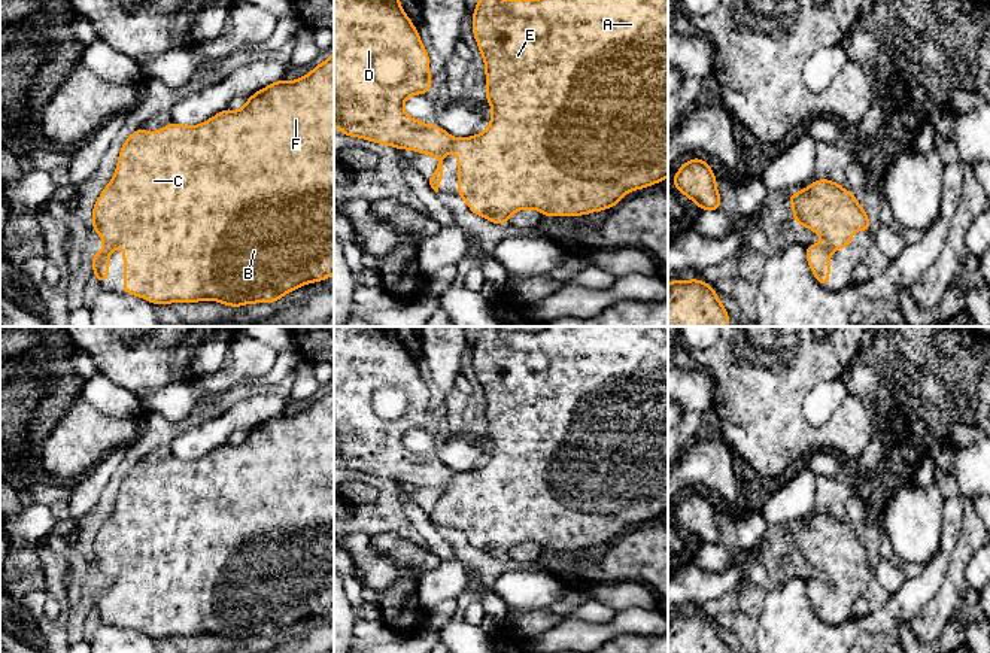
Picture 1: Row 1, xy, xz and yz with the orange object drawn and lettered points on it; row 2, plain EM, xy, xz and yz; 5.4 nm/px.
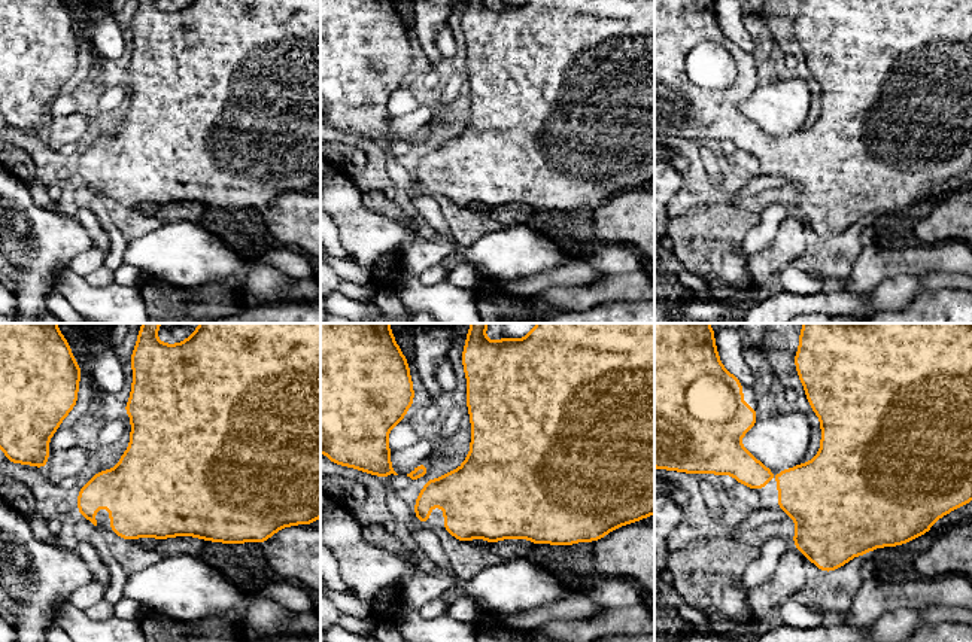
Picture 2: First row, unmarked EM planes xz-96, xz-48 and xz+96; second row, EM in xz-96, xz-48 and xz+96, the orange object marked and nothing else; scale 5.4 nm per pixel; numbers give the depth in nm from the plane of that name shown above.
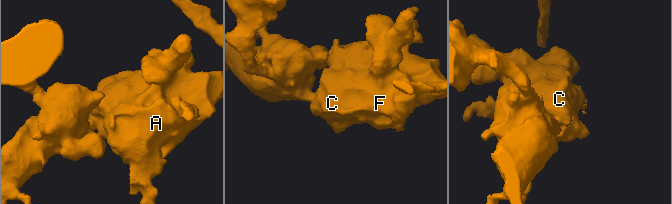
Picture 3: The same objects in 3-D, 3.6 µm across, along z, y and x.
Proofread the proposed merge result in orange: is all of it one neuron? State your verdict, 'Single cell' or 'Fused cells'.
Single cell

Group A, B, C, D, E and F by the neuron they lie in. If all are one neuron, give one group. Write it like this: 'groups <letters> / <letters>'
groups A B C D E F

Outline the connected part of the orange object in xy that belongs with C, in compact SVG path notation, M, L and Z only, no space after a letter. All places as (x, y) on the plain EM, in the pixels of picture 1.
M334 386L309 408L294 416L277 414L250 429L242 444L228 441L197 461L171 456L155 467L136 462L122 479L116 505L94 538L92 559L104 574L104 583L91 590L98 619L107 613L110 586L124 580L124 628L139 629L152 638L216 634L231 641L249 637L274 637L285 628L334 607Z

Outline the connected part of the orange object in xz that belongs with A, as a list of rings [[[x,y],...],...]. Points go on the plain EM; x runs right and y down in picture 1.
[[[334,326],[334,459],[340,462],[343,470],[355,470],[365,474],[377,476],[380,479],[395,480],[401,483],[413,483],[419,488],[428,488],[432,490],[438,490],[438,498],[429,511],[431,522],[438,526],[440,516],[443,511],[443,493],[446,492],[447,486],[455,483],[458,486],[458,529],[462,531],[468,543],[489,555],[495,556],[496,559],[507,559],[507,553],[511,547],[522,544],[522,543],[537,543],[543,547],[543,550],[578,550],[587,549],[596,544],[607,544],[611,540],[620,537],[620,532],[628,525],[635,525],[640,522],[647,522],[660,516],[662,513],[668,511],[668,326],[547,326],[544,331],[538,334],[526,334],[526,332],[510,332],[507,335],[499,334],[501,326],[485,326],[477,338],[473,349],[473,367],[477,374],[479,383],[485,394],[486,401],[486,428],[485,432],[489,434],[492,441],[492,453],[489,462],[482,467],[471,470],[468,473],[453,473],[447,465],[440,462],[438,459],[425,459],[422,455],[416,455],[406,449],[403,443],[403,437],[407,431],[413,428],[423,428],[426,429],[428,423],[432,420],[432,411],[428,407],[429,403],[429,391],[420,376],[417,364],[412,358],[410,352],[404,347],[398,326]]]

